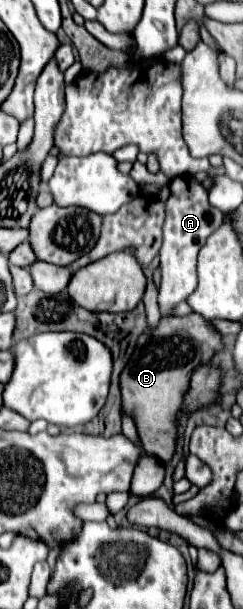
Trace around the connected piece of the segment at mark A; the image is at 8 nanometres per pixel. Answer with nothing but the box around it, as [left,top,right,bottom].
[159,177,223,317]

